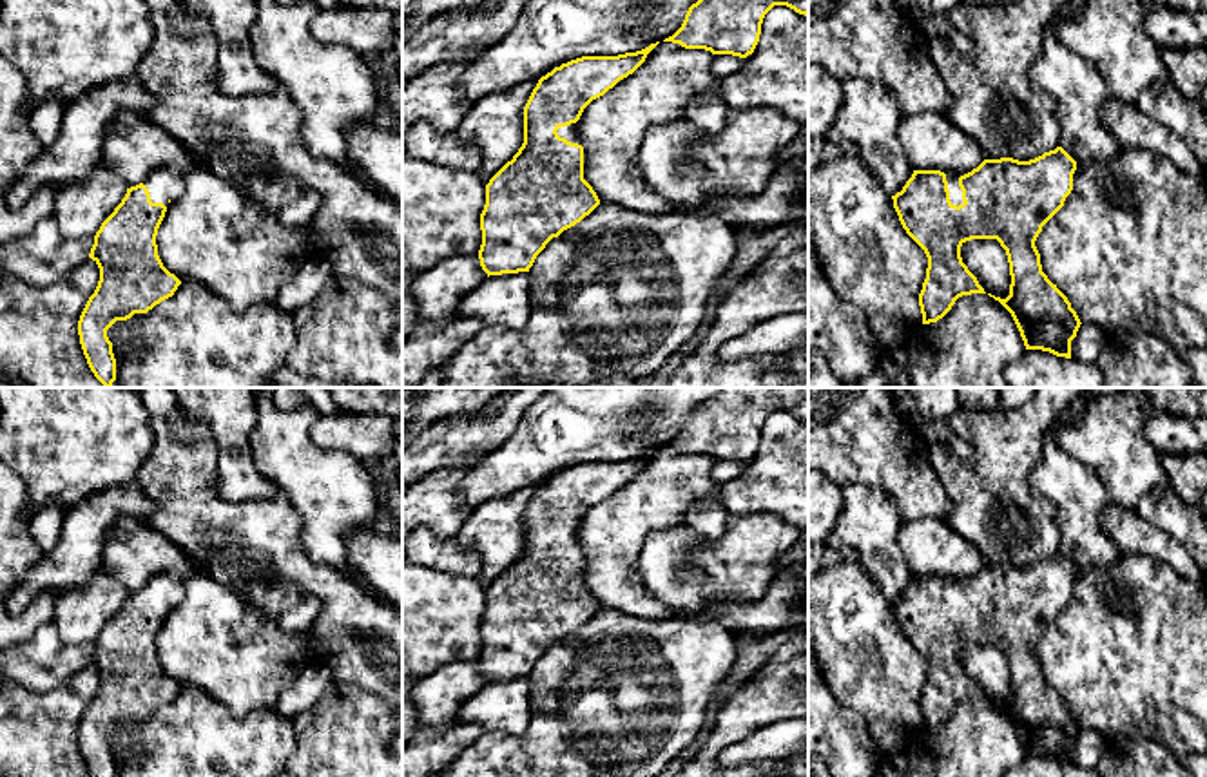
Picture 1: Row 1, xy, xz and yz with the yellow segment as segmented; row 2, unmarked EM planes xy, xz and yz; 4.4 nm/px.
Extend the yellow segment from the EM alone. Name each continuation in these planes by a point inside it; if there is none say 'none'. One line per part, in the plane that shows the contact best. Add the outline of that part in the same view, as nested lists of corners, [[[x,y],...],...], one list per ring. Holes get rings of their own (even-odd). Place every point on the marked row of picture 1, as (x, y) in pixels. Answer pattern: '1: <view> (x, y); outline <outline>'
1: yz (955, 194); outline [[[946,174],[946,181],[948,181],[948,190],[950,190],[950,201],[951,205],[962,205],[962,190],[959,187],[959,174]]]

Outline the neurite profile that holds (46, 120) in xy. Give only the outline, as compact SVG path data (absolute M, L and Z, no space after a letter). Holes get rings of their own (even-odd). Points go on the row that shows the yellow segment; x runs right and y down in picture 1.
M47 100L31 112L31 129L42 149L53 145L62 129L63 107L56 100Z

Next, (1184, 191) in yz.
M1122 150L1115 161L1086 159L1077 163L1073 190L1064 206L1042 226L1035 246L1040 254L1042 272L1067 297L1080 322L1095 324L1107 337L1125 333L1153 333L1176 350L1207 346L1207 176L1193 177L1178 170L1167 158L1158 158L1147 150Z

